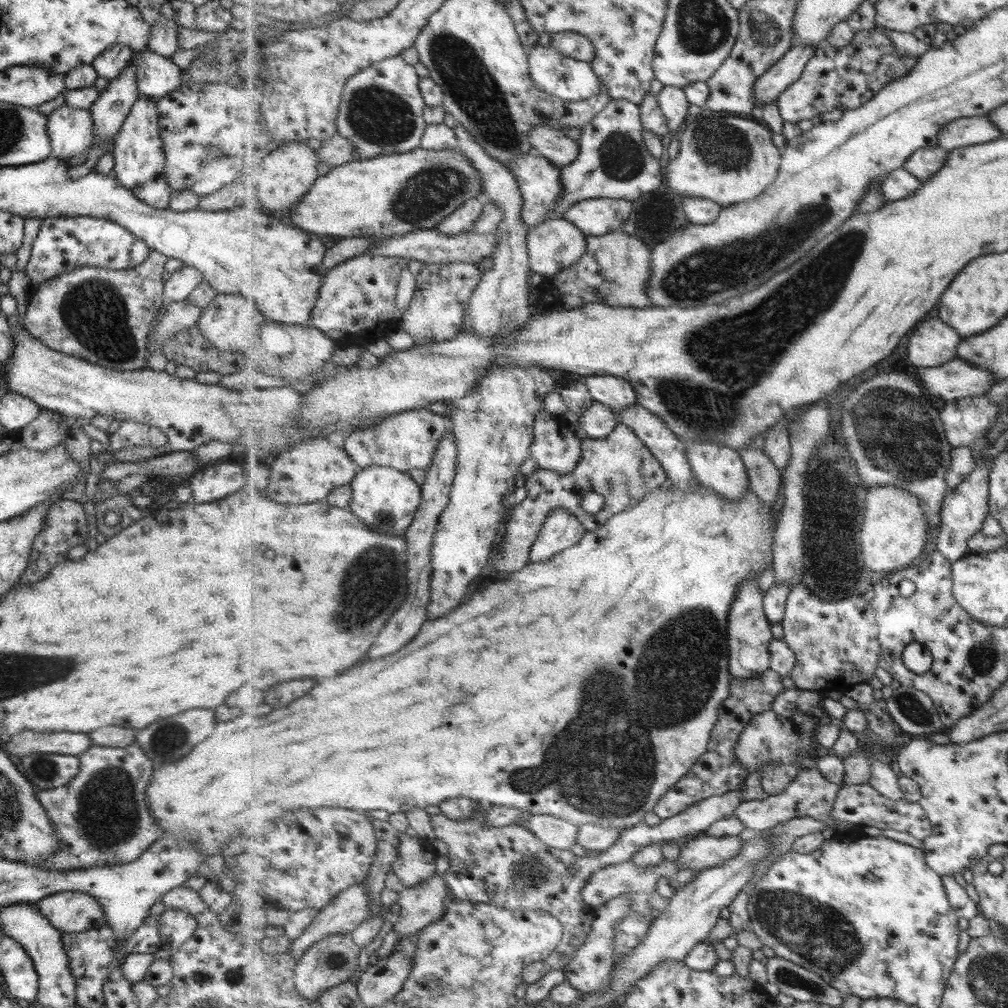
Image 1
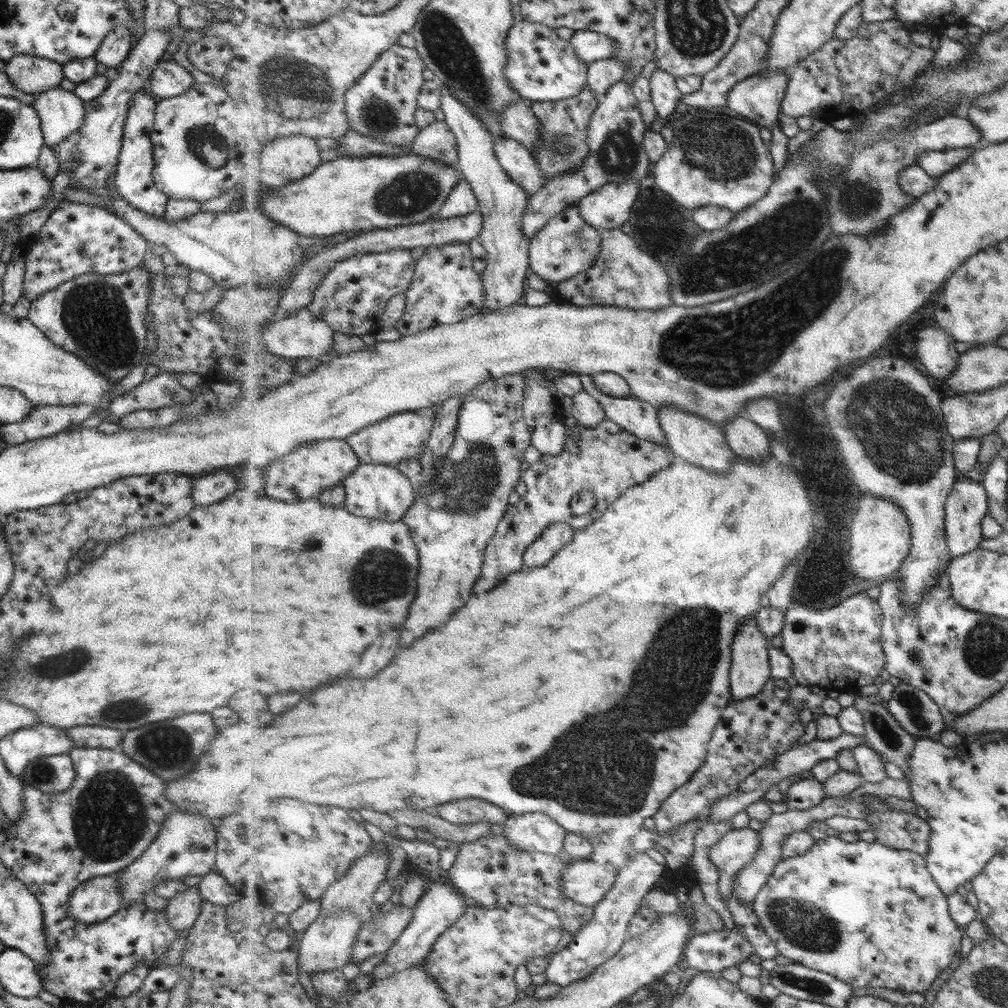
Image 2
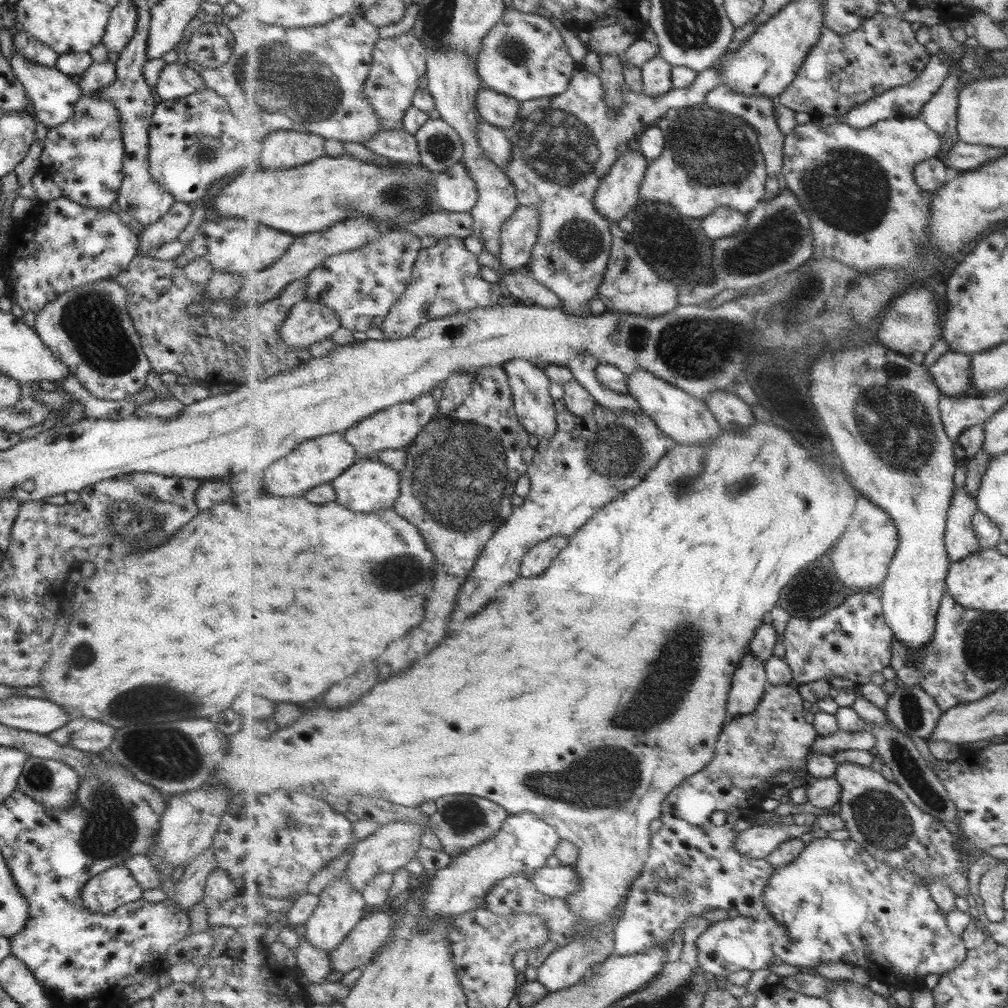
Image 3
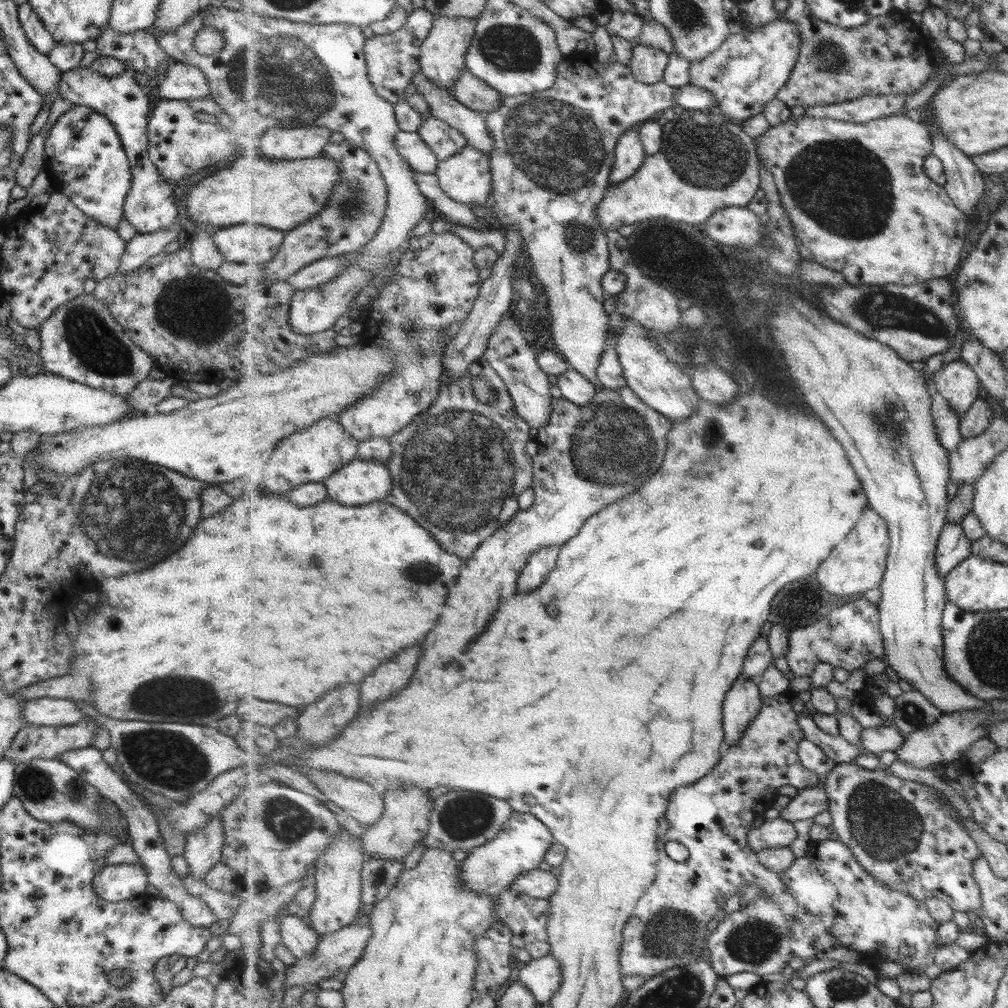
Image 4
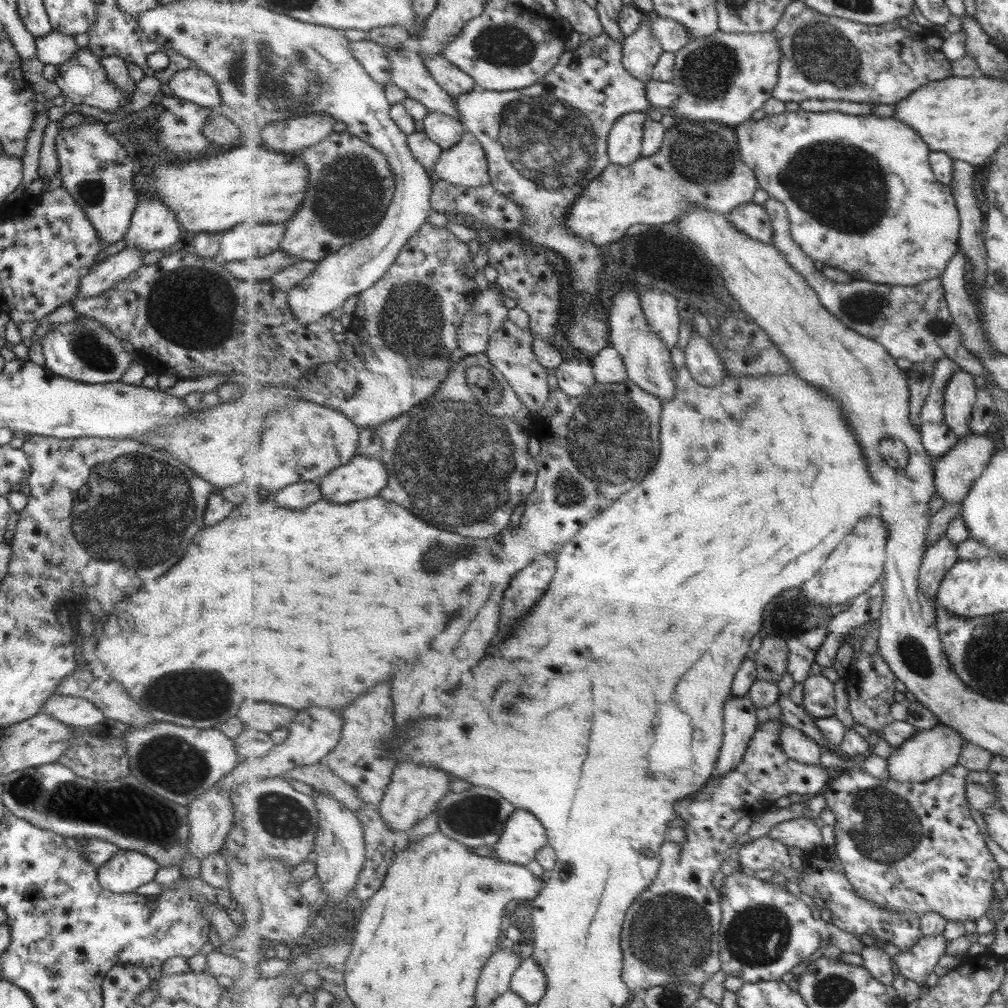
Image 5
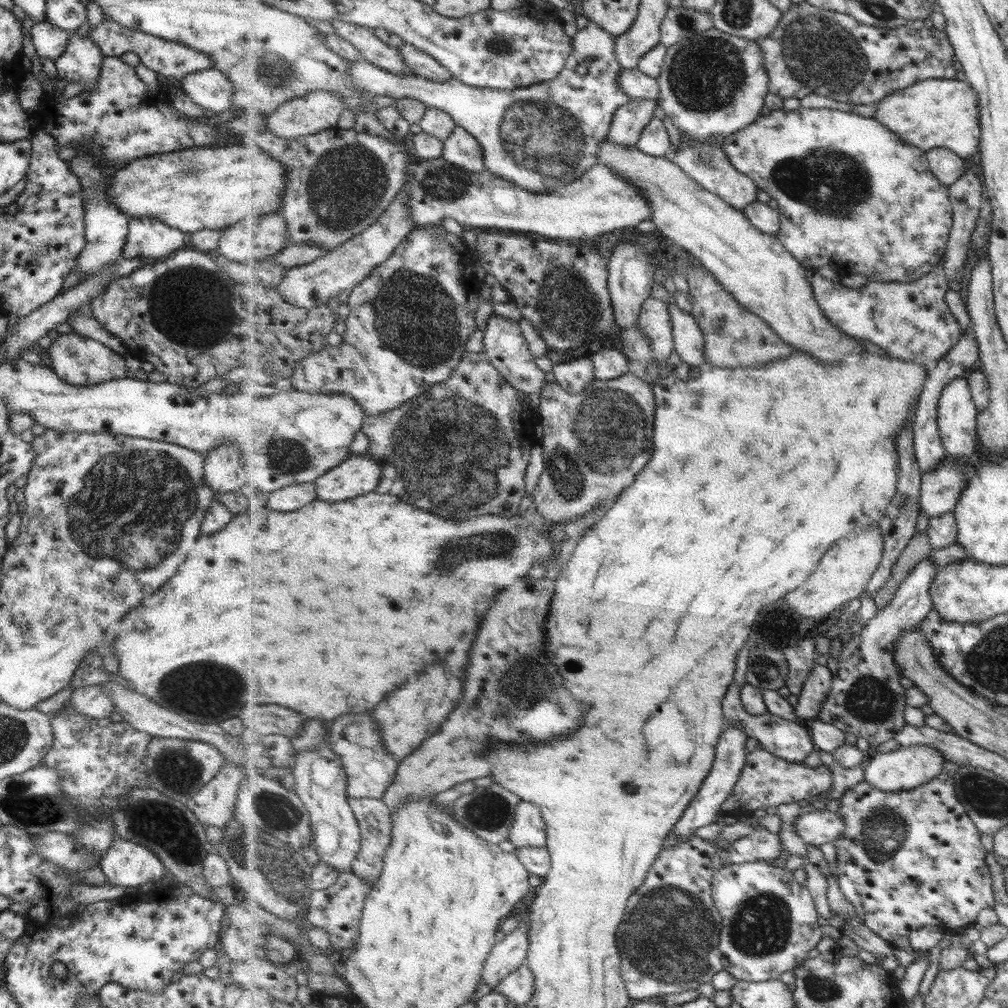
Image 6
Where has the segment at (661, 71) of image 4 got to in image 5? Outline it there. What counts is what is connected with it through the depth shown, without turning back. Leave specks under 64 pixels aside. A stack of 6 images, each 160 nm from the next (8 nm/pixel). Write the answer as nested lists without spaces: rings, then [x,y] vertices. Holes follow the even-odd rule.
[[[655,11],[644,14],[644,20],[637,33],[626,37],[623,42],[622,62],[635,78],[647,81],[653,78],[654,68],[665,50],[655,39],[651,29],[651,19],[654,19]]]

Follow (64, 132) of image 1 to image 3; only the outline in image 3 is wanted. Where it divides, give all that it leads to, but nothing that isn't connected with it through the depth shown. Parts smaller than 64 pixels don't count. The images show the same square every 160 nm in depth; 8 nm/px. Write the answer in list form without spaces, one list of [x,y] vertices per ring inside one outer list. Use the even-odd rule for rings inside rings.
[[[16,52],[10,59],[10,67],[14,77],[23,85],[29,103],[33,105],[35,119],[45,128],[56,128],[73,117],[73,106],[82,94],[78,83],[73,83],[71,77],[65,76],[55,68],[39,66],[30,60],[25,60]]]

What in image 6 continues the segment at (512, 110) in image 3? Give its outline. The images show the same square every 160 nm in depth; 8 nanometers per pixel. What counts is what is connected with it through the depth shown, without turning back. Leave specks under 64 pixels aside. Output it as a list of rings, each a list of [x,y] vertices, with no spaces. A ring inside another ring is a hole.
[[[406,43],[399,47],[403,60],[419,76],[424,76],[435,82],[443,82],[453,77],[453,73],[447,70],[436,58],[415,46]]]

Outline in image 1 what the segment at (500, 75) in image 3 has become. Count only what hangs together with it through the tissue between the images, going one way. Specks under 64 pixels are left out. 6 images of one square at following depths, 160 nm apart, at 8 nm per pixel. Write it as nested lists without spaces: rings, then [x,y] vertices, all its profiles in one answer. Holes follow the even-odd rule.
[[[538,43],[528,52],[530,75],[541,90],[567,102],[589,101],[602,92],[602,80],[593,70],[590,62],[577,60],[555,51],[551,44],[539,46]]]

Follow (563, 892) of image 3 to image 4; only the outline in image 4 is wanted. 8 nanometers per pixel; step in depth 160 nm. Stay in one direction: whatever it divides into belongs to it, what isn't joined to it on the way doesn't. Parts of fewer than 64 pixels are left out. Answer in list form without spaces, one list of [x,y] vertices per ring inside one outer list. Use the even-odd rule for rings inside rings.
[[[533,869],[513,881],[506,890],[518,890],[535,898],[549,899],[558,888],[560,882],[556,870]]]

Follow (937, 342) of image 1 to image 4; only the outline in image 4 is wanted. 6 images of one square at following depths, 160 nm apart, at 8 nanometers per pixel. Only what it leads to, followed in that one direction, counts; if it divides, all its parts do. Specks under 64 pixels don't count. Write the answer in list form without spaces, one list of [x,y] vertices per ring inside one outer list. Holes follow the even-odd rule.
[[[963,360],[951,362],[934,374],[937,392],[950,402],[962,416],[976,400],[984,396],[984,389],[973,367]]]

